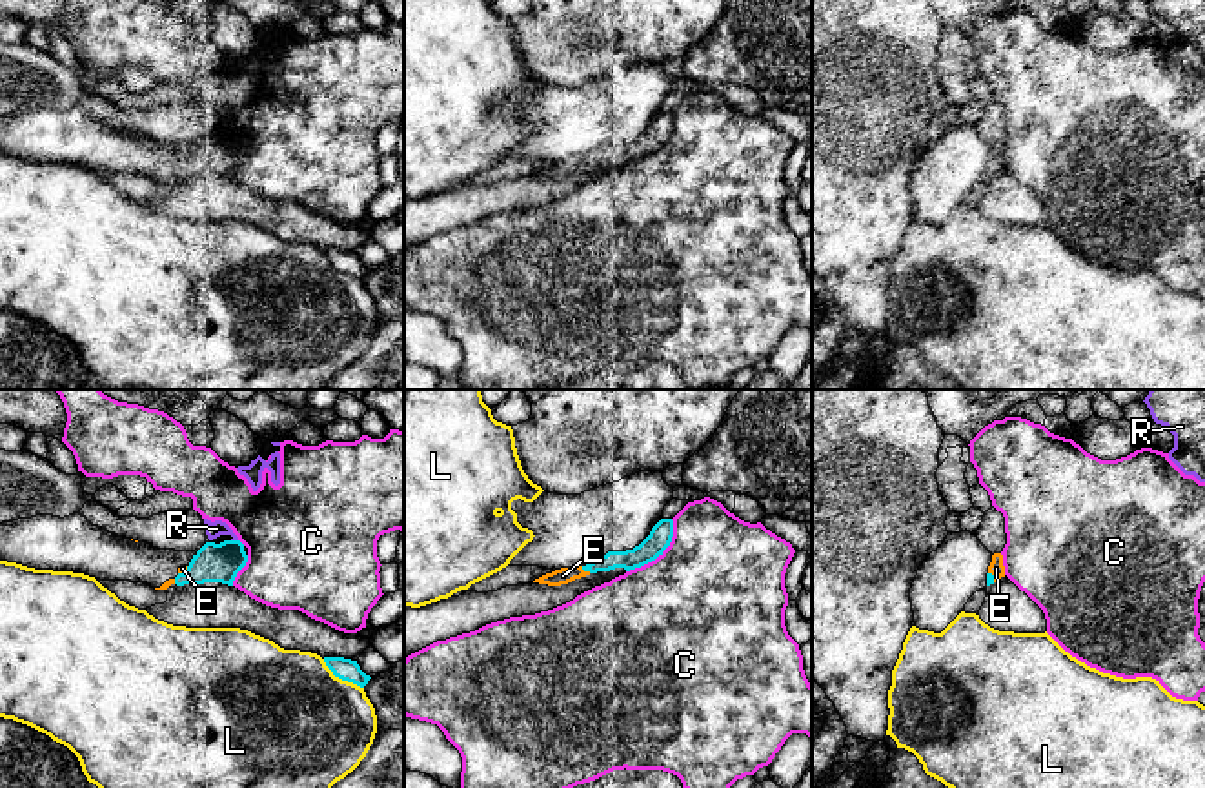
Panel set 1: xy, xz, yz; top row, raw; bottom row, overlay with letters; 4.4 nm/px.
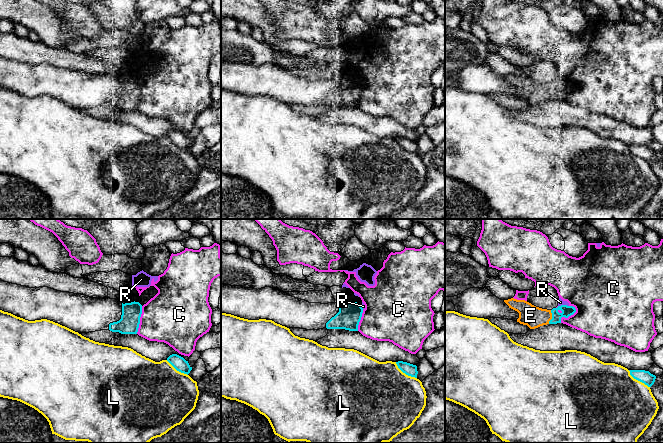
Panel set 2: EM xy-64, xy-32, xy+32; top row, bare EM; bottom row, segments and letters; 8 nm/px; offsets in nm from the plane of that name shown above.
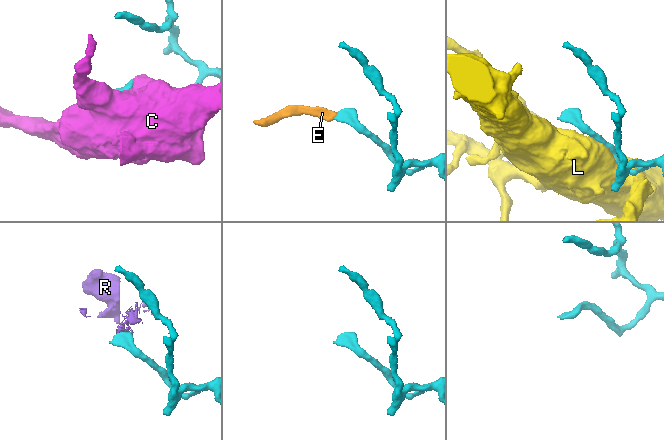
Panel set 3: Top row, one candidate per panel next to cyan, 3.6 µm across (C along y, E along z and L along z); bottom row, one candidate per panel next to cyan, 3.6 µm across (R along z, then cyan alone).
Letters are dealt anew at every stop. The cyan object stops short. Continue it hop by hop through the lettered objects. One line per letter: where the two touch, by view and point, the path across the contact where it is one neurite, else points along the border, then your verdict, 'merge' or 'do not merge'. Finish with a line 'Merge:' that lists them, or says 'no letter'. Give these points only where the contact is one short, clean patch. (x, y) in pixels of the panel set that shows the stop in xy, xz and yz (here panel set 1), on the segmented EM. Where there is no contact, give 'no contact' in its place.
C: meets cyan in xz at (659, 554); do not merge
E: meets cyan in xz at (587, 570); merge
L: meets cyan in xy at (341, 677); do not merge
R: meets cyan in xy at (235, 541); do not merge
Merge: E

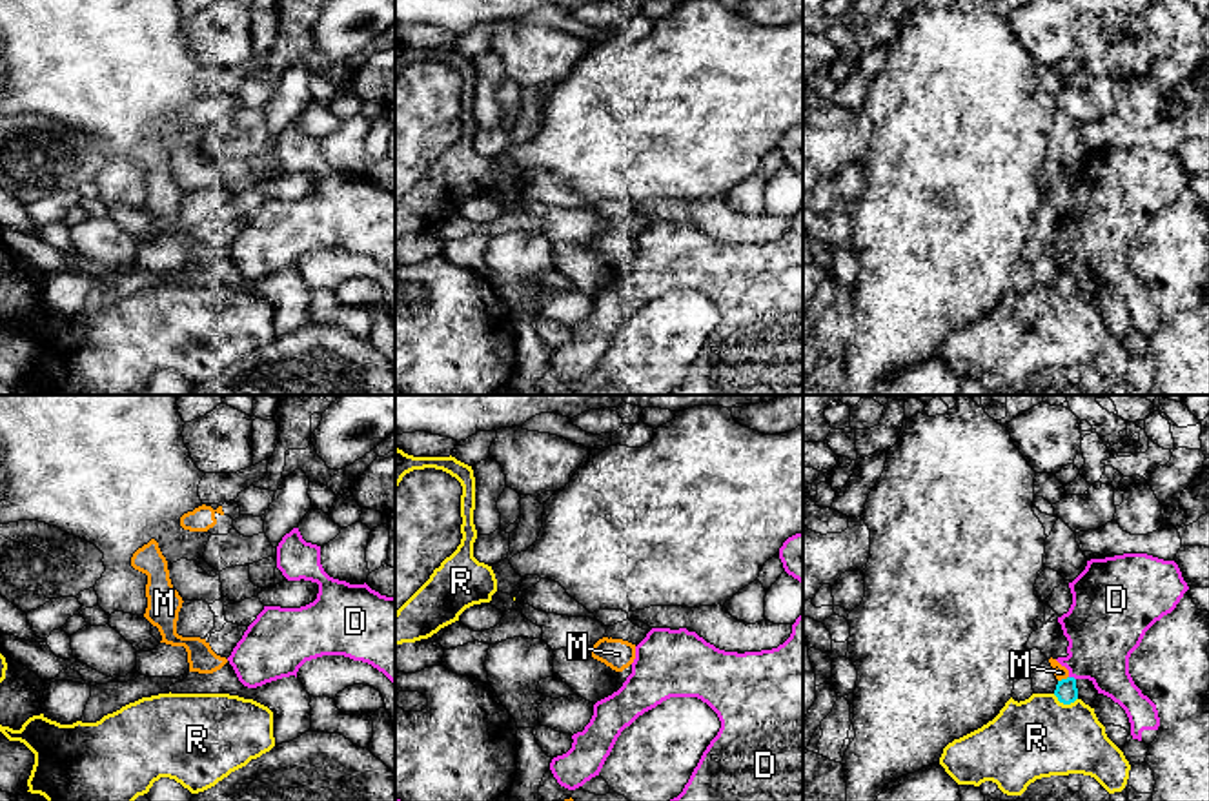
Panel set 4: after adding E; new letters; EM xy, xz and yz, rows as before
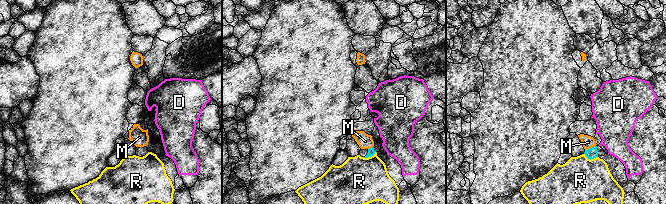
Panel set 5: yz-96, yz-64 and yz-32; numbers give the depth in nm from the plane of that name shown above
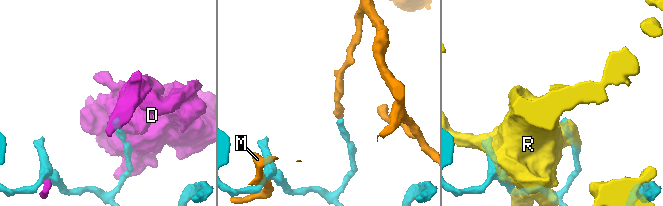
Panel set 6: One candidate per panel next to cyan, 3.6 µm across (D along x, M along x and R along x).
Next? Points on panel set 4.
D: meets cyan in yz at (1073, 678); do not merge
M: meets cyan in yz at (1062, 679); do not merge
R: meets cyan in yz at (1066, 703); do not merge
Merge: no letter

